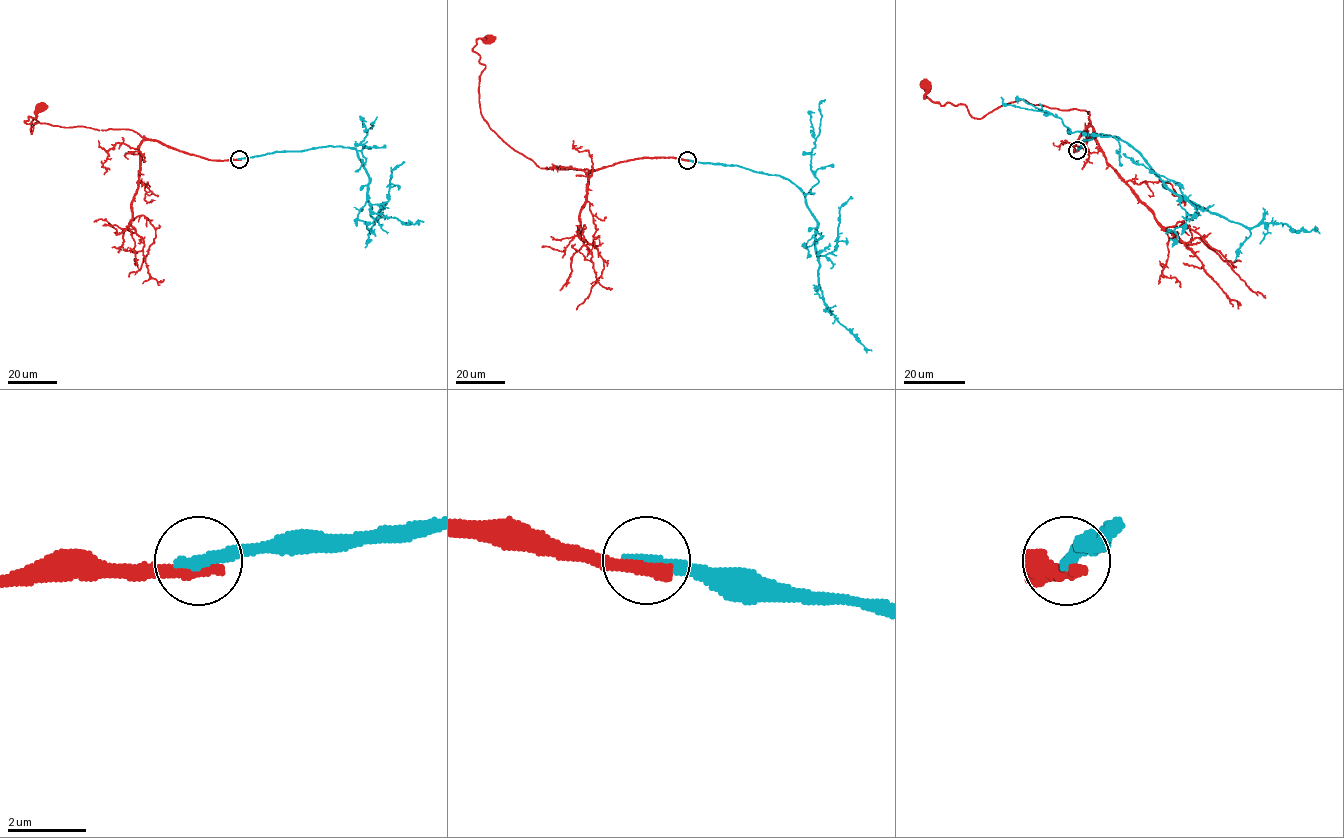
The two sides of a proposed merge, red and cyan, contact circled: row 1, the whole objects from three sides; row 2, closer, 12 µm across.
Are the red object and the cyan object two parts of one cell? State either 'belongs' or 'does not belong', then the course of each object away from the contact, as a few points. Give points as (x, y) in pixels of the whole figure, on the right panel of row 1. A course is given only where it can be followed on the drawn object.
does not belong; course red (1077, 150), (1090, 125), (1087, 112), (1024, 99), (974, 118), (963, 104), (924, 98), (924, 85); course cyan (1077, 150), (1097, 133), (1116, 136), (1173, 192), (1210, 212), (1247, 227), (1317, 228)

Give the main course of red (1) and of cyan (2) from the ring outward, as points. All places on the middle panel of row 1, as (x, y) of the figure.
1: (687, 160), (540, 168), (481, 114), (485, 67), (473, 47), (488, 38)
2: (687, 159), (779, 175), (803, 193), (817, 221), (815, 252), (823, 299), (827, 309), (871, 350)

